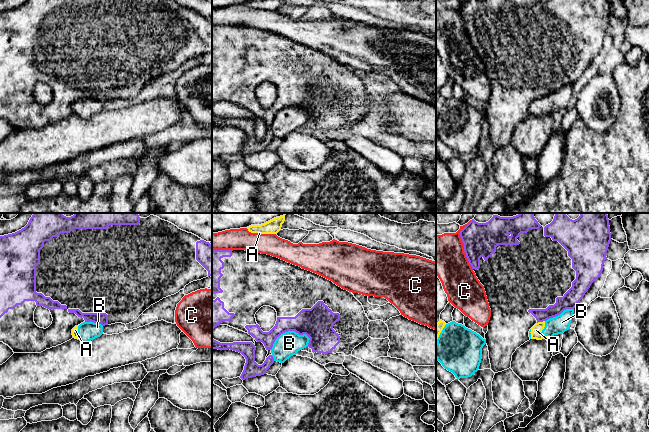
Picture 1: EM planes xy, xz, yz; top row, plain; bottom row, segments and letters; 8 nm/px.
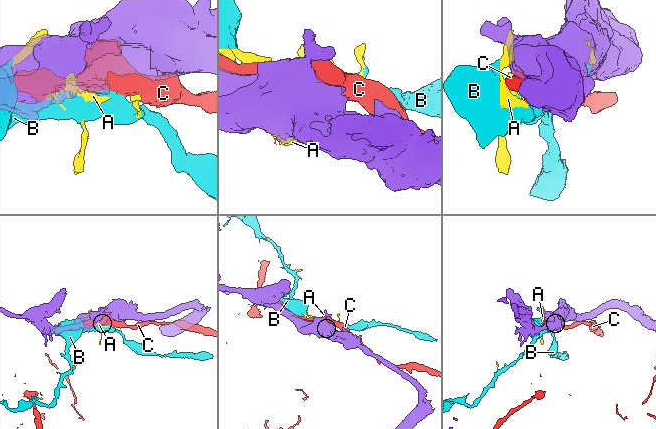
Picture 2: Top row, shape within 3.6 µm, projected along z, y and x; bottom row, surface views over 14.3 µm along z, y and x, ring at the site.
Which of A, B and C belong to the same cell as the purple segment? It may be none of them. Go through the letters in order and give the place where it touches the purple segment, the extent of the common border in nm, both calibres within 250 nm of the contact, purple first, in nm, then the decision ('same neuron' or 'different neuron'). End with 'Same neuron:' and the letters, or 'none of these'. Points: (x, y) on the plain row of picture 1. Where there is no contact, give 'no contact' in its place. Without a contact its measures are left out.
A: meets purple in yz at (540, 97); contact 70 nm long; 110 nm thick on the purple side, 90 nm on the other; different neuron
B: meets purple in xz at (288, 106); contact 340 nm long; 260 nm thick on the purple side, 190 nm on the other; different neuron
C: meets purple in yz at (464, 23); contact 380 nm long; 280 nm thick on the purple side, 320 nm on the other; different neuron
Same neuron: none of these

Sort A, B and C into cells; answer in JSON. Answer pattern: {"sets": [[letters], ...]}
{"sets": [["A", "B"], ["C"]]}

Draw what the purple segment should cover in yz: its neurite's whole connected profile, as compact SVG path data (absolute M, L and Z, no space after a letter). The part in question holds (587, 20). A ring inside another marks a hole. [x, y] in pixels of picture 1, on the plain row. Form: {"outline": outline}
{"outline": "M467 0L461 7L460 13L464 20L464 28L476 53L484 62L491 93L488 99L488 107L485 110L489 127L491 146L494 149L511 144L512 131L525 118L530 116L529 107L538 98L546 97L560 91L566 85L574 85L591 60L600 53L603 41L607 35L606 30L611 17L609 0L548 0L545 3L540 0Z"}

